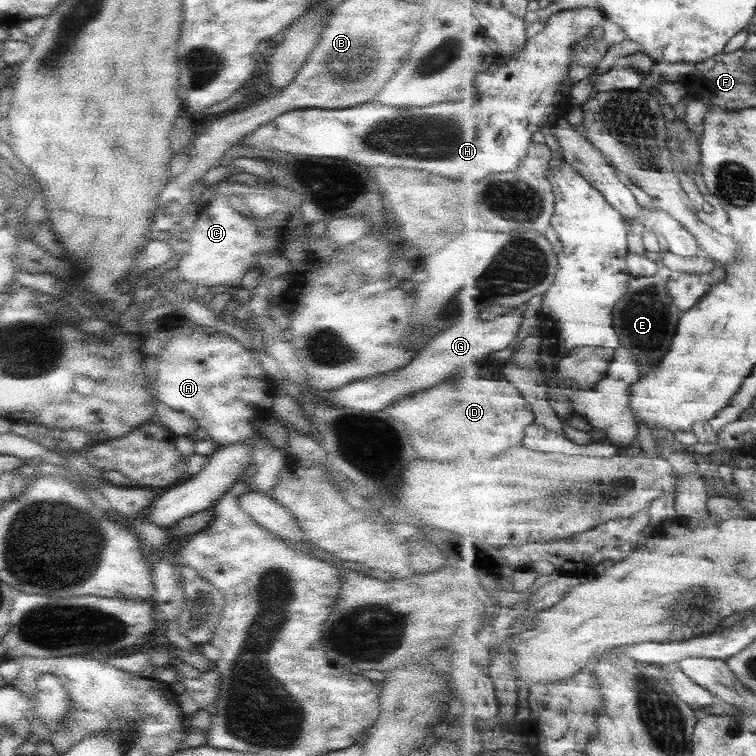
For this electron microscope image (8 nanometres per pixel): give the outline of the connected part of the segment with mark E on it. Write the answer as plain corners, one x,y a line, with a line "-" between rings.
663,266
653,276
633,278
627,286
627,291
613,308
615,330
620,333
621,342
629,350
633,350
642,372
661,364
665,354
672,349
672,342
676,338
680,319
684,316
681,310
673,304
673,299
667,291
669,278
672,276
673,273
667,269
667,266

